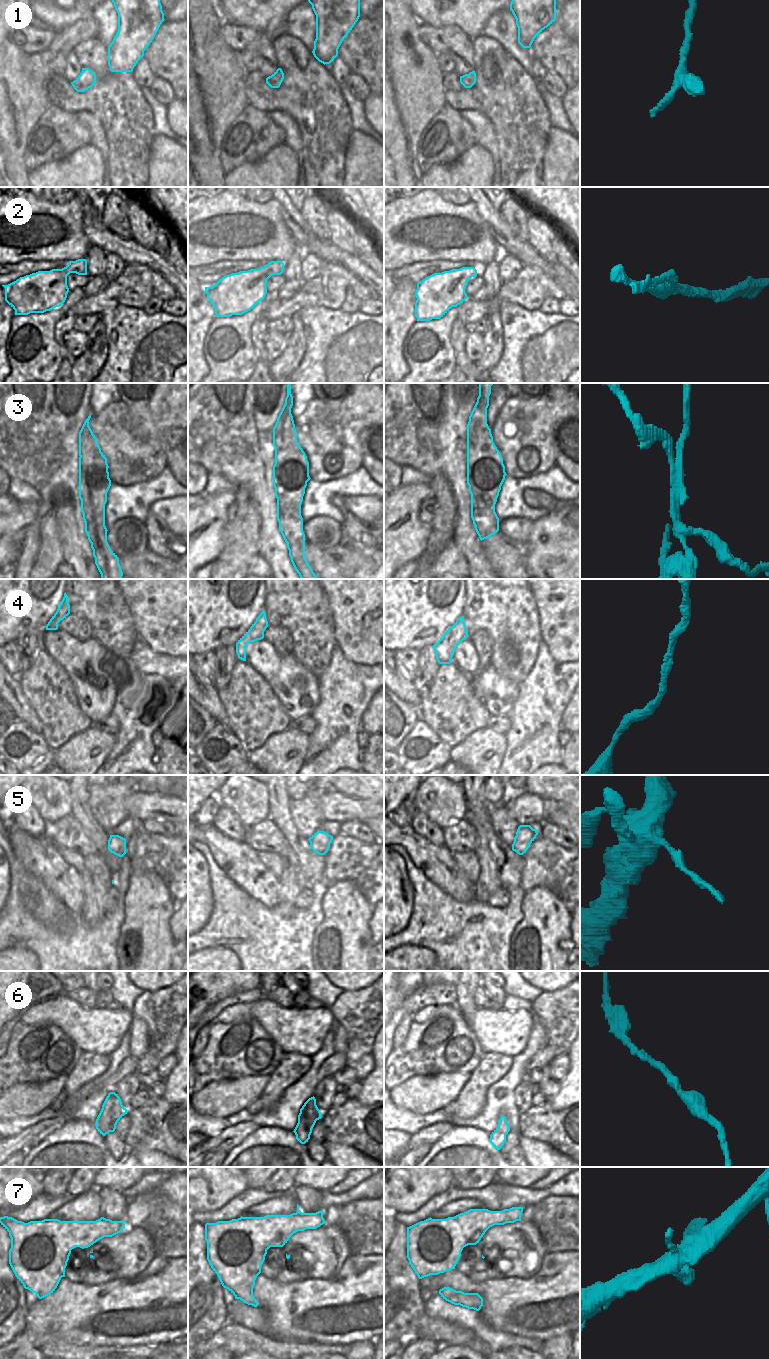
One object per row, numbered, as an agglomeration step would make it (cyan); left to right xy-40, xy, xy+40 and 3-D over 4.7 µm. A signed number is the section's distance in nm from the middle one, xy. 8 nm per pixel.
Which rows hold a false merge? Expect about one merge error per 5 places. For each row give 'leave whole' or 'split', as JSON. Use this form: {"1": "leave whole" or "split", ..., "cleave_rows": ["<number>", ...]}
{"1": "leave whole", "2": "leave whole", "3": "split", "4": "leave whole", "5": "split", "6": "leave whole", "7": "leave whole", "cleave_rows": ["3", "5"]}

